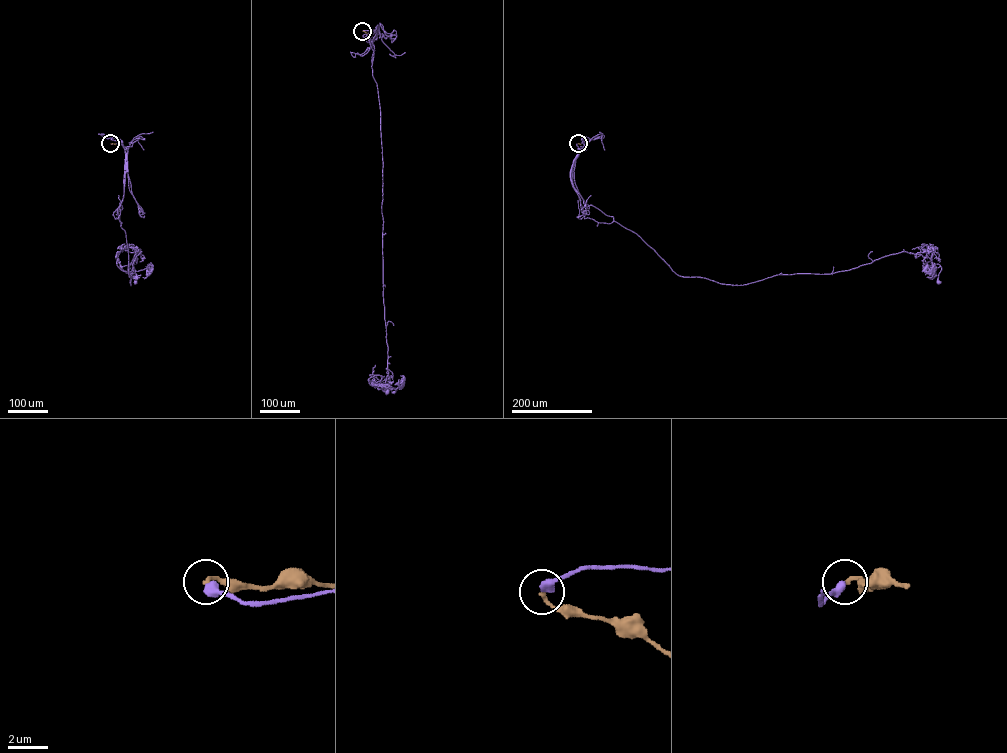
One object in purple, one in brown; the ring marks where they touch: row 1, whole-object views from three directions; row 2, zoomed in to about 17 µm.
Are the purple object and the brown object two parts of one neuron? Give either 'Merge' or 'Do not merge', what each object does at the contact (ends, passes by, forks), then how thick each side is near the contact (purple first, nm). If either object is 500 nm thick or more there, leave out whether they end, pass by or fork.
Merge. At the ring purple ends. At the ring brown ends. Thickness 440 nm (purple) against 180 nm

